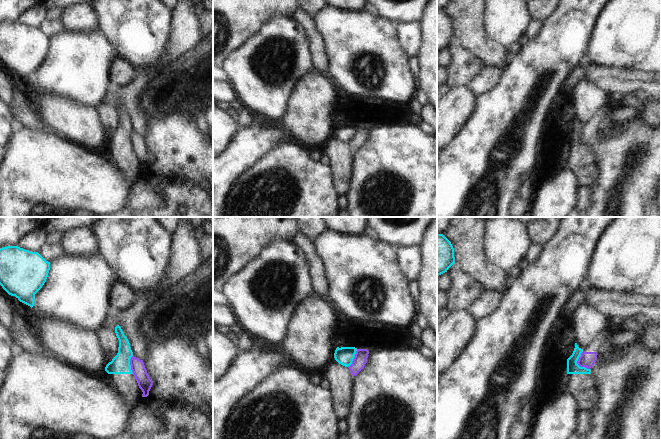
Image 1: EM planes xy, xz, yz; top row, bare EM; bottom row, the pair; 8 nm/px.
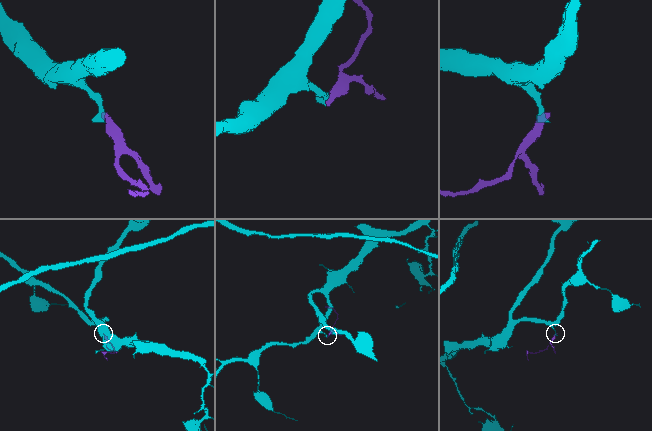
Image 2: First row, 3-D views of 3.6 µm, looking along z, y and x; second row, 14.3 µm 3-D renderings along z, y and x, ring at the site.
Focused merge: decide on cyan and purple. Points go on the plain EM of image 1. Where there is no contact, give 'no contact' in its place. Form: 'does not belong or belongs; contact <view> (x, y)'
does not belong; contact yz (576, 139)

